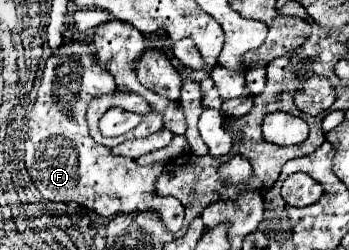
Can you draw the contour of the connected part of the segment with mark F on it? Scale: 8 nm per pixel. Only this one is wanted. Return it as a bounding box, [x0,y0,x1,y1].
[22,41,184,233]

